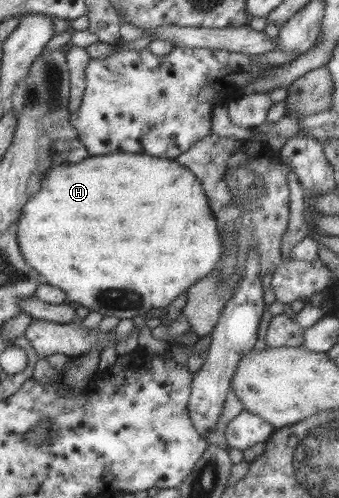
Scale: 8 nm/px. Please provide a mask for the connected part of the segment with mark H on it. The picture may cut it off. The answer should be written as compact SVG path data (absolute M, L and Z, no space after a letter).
M116 153L104 156L86 156L76 163L58 163L44 171L39 189L27 198L21 208L16 223L16 242L25 264L34 269L46 284L62 289L67 303L81 305L102 316L115 316L118 319L145 315L150 308L166 308L170 301L186 291L205 274L208 274L219 259L222 236L216 228L216 221L205 199L200 182L183 166L172 159L152 157L146 154Z

